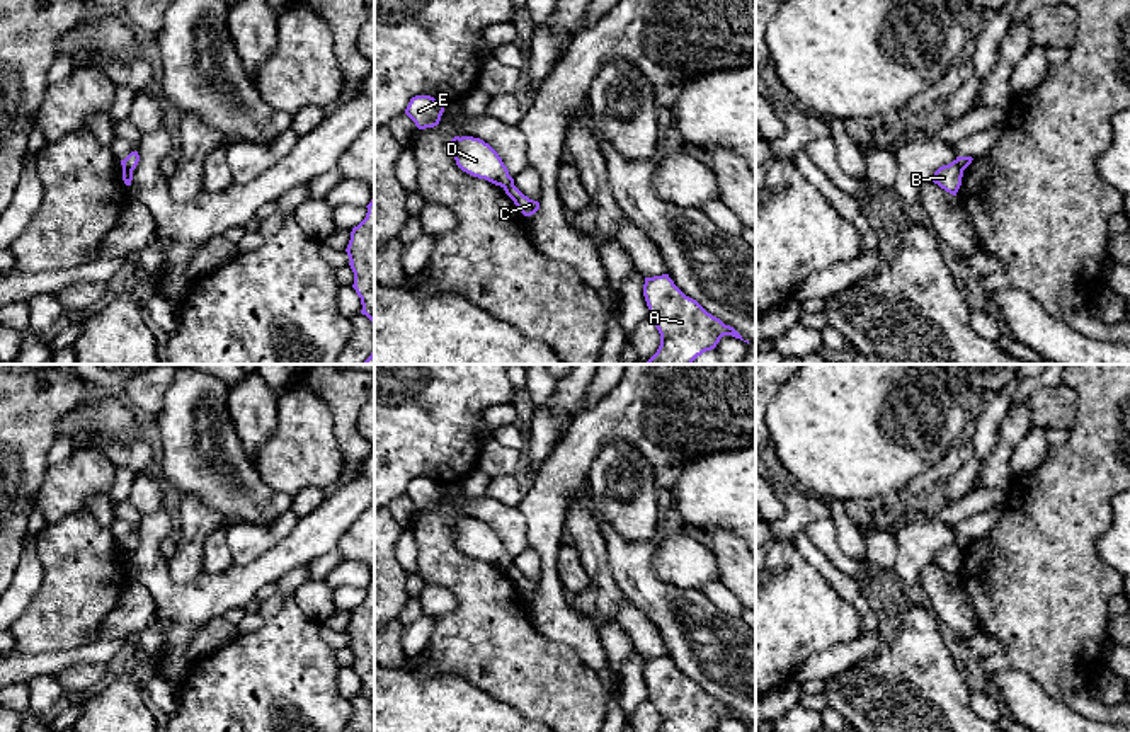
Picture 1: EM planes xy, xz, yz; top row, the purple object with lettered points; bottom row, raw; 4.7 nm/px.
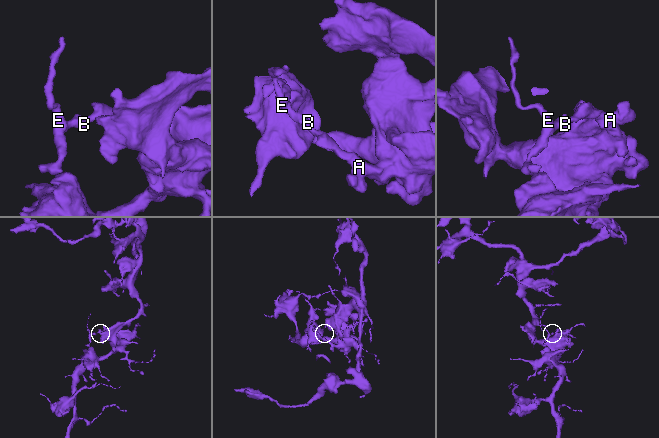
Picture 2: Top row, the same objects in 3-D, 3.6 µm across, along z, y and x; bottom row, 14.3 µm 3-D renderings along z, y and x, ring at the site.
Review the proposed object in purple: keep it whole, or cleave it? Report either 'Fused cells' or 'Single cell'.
Fused cells

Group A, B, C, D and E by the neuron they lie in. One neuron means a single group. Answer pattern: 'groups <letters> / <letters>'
groups A C / B D E

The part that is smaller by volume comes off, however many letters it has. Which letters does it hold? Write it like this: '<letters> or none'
B, D, E

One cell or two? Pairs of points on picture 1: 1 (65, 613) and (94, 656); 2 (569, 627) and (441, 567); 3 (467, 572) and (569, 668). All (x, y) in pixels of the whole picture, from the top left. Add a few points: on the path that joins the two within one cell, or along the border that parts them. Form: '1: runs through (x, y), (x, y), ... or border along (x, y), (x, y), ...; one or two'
1: border along (97, 640), (46, 652); two
2: border along (526, 598), (530, 622), (550, 639); two
3: runs through (487, 600), (542, 656); one

